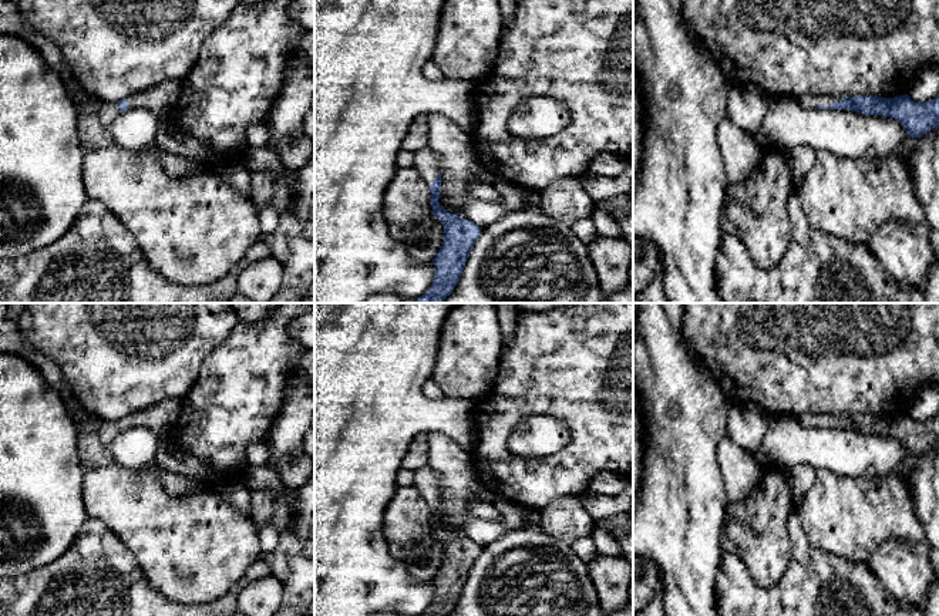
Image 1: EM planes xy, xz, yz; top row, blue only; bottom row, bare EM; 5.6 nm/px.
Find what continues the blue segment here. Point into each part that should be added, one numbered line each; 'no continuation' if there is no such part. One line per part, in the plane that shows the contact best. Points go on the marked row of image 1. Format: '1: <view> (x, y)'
1: yz (805, 101)

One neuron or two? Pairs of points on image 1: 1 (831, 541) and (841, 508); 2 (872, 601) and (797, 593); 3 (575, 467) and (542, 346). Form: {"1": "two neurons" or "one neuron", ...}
{"1": "one neuron", "2": "one neuron", "3": "one neuron"}

